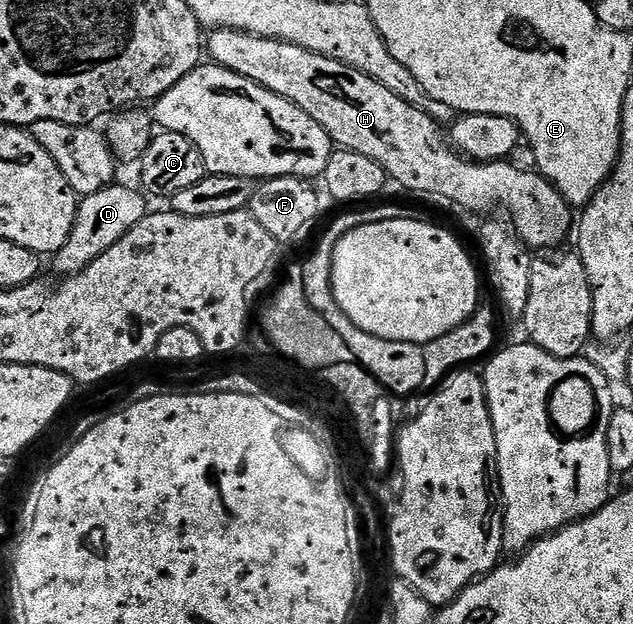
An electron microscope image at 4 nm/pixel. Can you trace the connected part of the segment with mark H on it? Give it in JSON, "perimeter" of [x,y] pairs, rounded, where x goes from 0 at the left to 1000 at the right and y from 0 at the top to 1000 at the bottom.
{"perimeter":[[[373,46],[330,51],[325,85],[352,111],[368,111],[464,163],[515,208],[536,237],[591,255],[618,288],[621,284],[651,309],[678,309],[746,341],[771,341],[782,329],[791,329],[803,335],[801,353],[815,378],[840,402],[872,399],[896,383],[902,367],[905,372],[905,330],[852,276],[826,277],[803,264],[809,261],[801,256],[747,261],[735,255],[711,231],[681,179],[654,173],[585,120],[547,101],[450,66],[378,53]]]}

